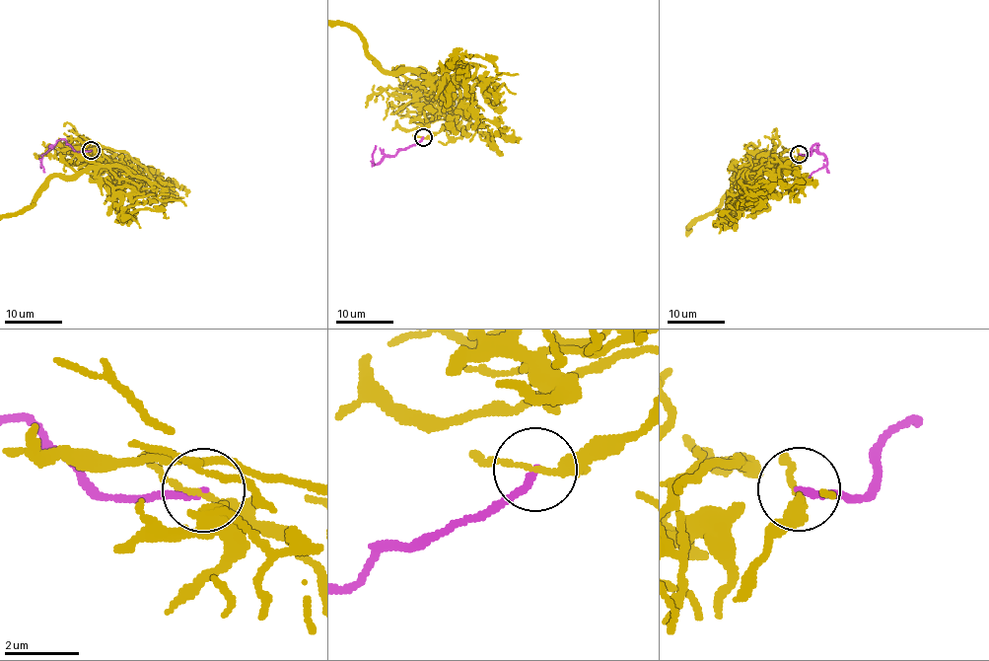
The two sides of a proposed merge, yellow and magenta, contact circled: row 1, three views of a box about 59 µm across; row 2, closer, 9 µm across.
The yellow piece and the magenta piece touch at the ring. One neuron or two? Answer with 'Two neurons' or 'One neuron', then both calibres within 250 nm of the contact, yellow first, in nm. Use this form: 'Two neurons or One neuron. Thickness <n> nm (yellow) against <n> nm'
Two neurons. Thickness 140 nm (yellow) against 200 nm

